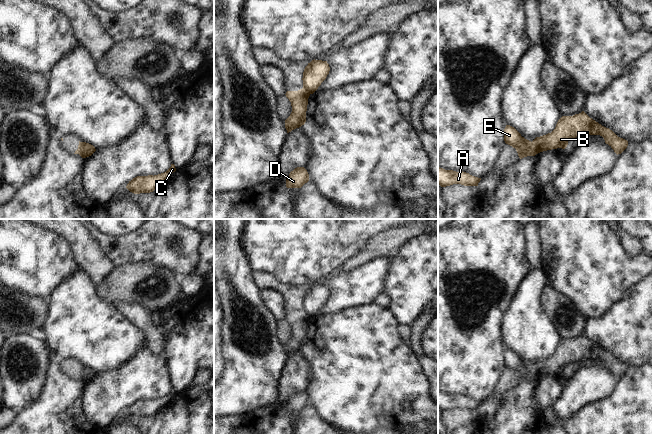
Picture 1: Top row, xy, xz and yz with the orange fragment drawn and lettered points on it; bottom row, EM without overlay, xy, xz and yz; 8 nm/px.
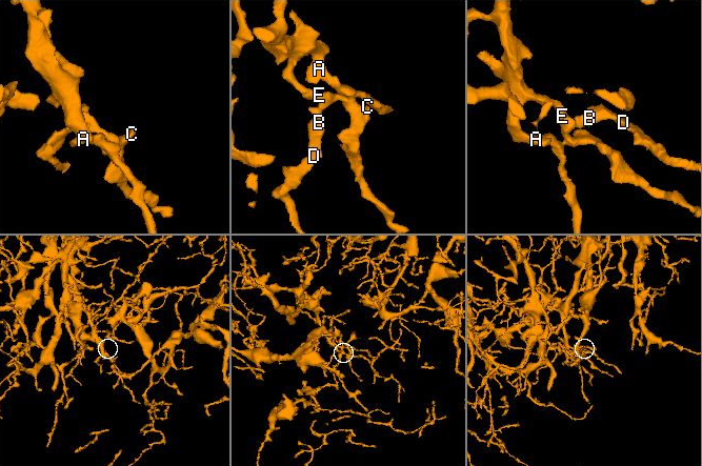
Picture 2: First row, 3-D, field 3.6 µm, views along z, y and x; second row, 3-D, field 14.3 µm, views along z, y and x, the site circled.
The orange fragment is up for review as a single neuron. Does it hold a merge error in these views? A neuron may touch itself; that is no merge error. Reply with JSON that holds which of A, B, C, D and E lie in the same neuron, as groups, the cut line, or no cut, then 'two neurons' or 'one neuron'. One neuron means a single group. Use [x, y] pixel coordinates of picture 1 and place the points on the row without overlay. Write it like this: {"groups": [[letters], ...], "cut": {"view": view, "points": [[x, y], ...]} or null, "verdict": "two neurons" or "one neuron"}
{"groups": [["A", "C", "E"], ["B", "D"]], "cut": {"view": "yz", "points": [[531, 366], [531, 377], [533, 379]]}, "verdict": "two neurons"}

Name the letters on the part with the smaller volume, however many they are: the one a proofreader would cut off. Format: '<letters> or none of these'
B, D

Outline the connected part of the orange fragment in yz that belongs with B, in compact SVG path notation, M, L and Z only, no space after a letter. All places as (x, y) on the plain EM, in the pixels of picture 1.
M584 335L573 340L562 340L555 353L546 359L536 361L532 365L531 376L536 378L562 372L565 373L570 362L585 359L600 359L614 376L621 378L628 370L628 365L618 361L612 354L590 342Z

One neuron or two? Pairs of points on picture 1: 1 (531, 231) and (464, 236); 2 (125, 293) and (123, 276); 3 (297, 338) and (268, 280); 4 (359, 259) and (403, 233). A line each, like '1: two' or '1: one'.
1: two
2: one
3: one
4: one

